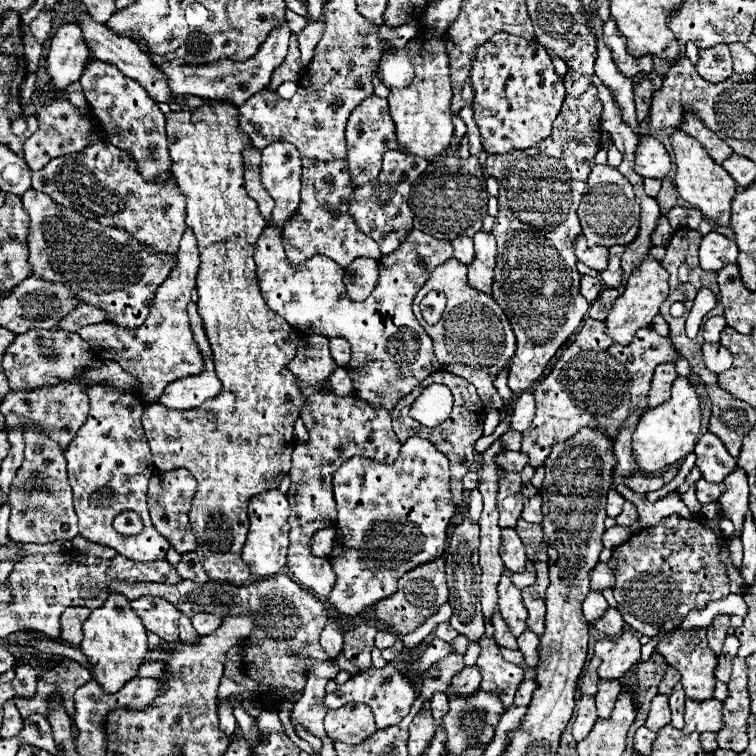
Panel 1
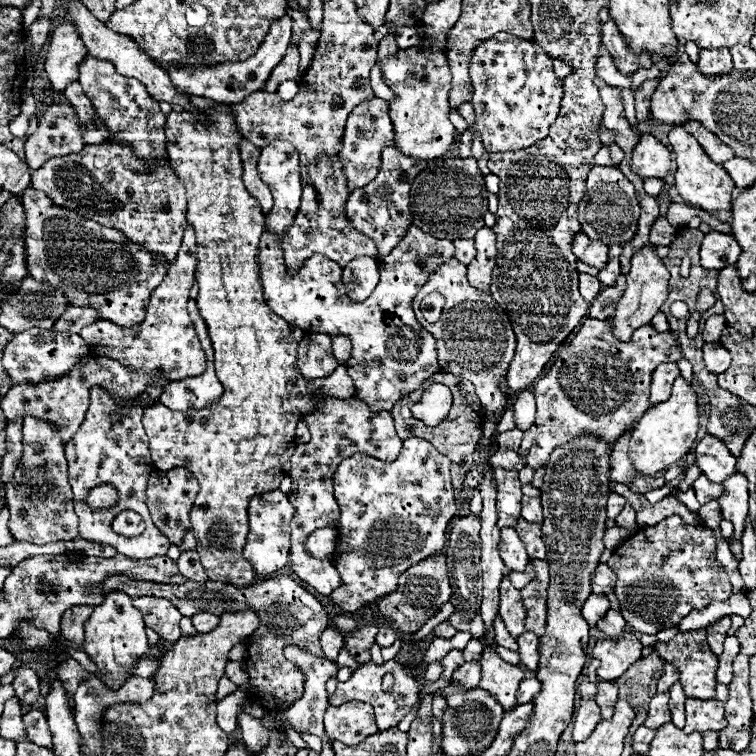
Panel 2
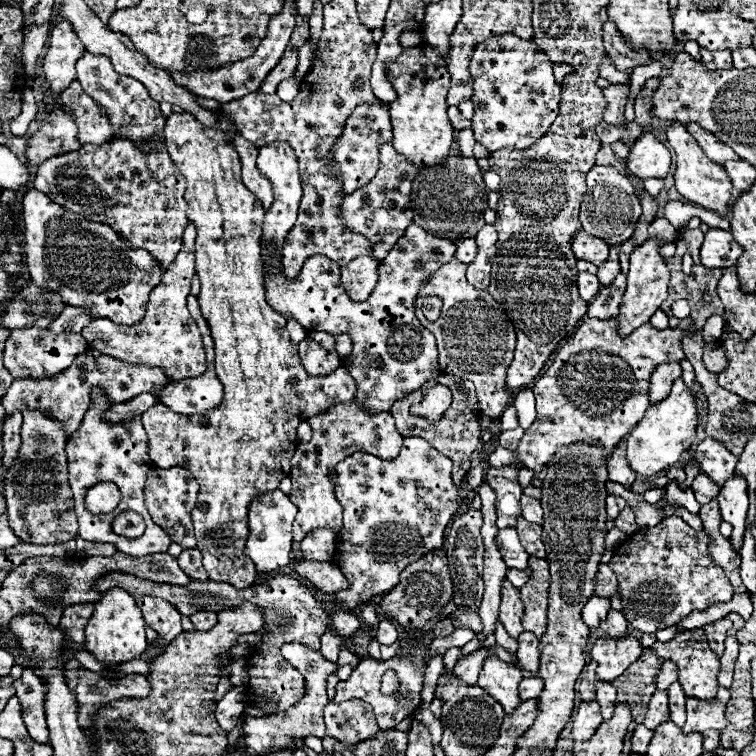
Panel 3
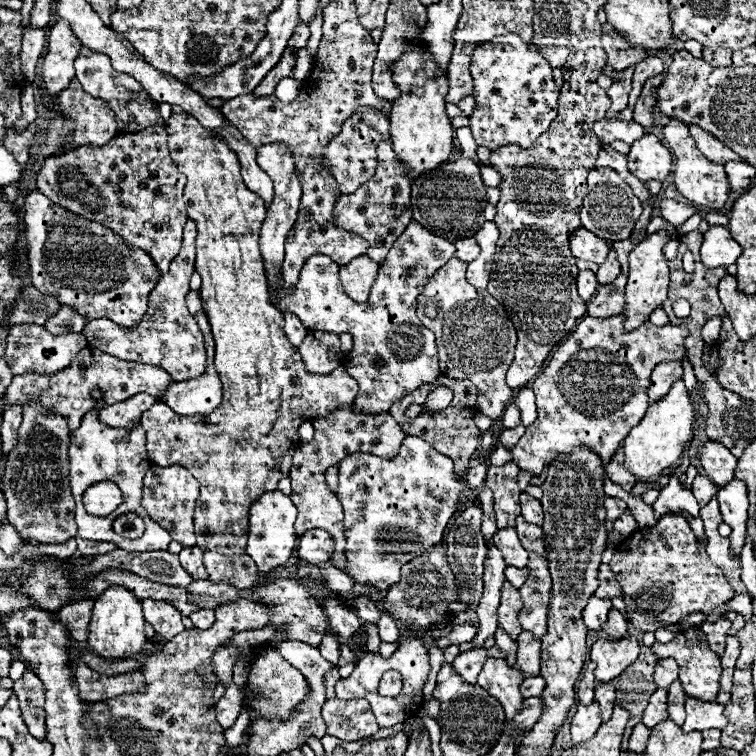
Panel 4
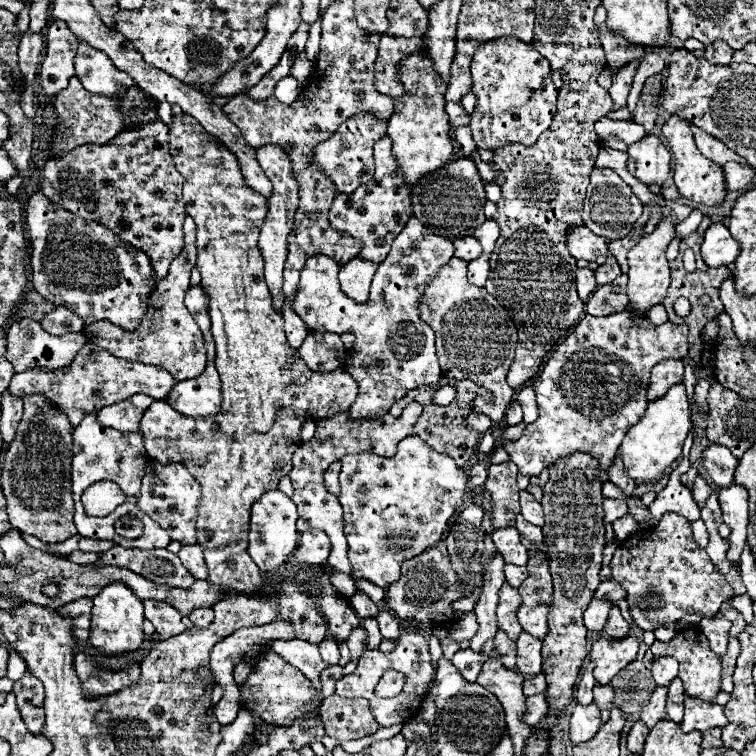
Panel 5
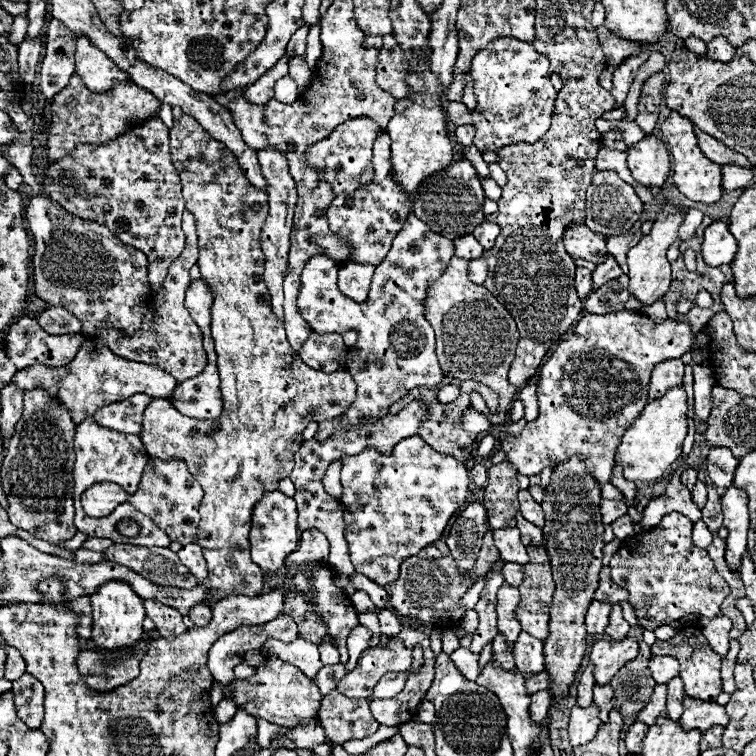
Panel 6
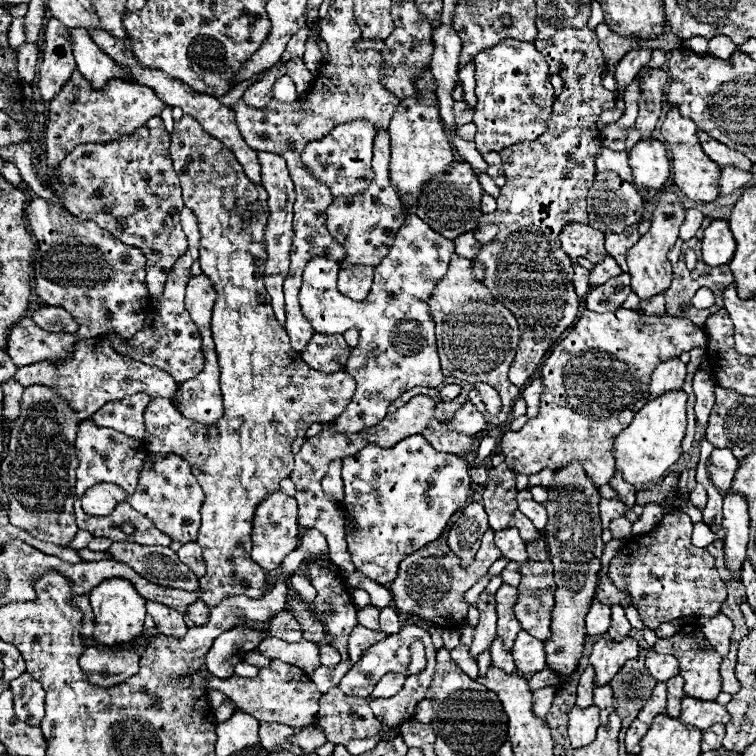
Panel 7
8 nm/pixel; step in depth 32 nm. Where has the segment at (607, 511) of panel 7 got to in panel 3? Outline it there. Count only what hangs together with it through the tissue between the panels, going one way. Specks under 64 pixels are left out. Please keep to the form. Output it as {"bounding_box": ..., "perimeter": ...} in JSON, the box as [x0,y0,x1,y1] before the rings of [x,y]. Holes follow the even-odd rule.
{"bounding_box":[606,496,626,520],"perimeter":[[[608,496],[606,498],[606,510],[608,510],[608,520],[616,520],[616,516],[624,510],[626,500],[620,496]]]}

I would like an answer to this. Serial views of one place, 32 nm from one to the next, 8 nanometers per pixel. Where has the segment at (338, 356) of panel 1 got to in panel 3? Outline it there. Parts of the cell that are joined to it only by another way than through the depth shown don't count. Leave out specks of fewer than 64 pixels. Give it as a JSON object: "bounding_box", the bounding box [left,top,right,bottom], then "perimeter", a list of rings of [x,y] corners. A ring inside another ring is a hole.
{"bounding_box":[336,334,352,360],"perimeter":[[[346,334],[336,336],[336,352],[338,352],[340,360],[346,360],[346,356],[352,352],[352,340]]]}

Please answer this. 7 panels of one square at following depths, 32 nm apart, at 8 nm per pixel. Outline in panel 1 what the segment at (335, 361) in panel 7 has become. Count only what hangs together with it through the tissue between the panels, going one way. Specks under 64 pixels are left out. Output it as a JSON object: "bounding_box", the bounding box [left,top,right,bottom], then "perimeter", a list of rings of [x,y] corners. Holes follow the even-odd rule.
{"bounding_box":[286,336,400,596],"perimeter":[[[302,336],[298,342],[298,352],[292,358],[292,364],[288,366],[290,372],[300,380],[300,392],[304,392],[304,412],[300,412],[300,418],[304,420],[304,426],[310,434],[308,442],[296,444],[292,454],[292,486],[286,492],[286,498],[290,500],[290,548],[288,548],[288,568],[294,574],[296,582],[300,586],[306,586],[308,590],[314,590],[318,596],[328,596],[334,584],[334,572],[328,560],[320,560],[312,556],[312,550],[308,548],[308,540],[316,534],[320,528],[328,528],[336,524],[336,504],[332,498],[332,476],[344,460],[350,460],[352,456],[368,456],[370,460],[380,460],[382,464],[392,464],[400,452],[400,442],[396,440],[396,434],[392,432],[392,420],[390,412],[382,408],[372,408],[368,402],[356,398],[354,394],[342,398],[334,392],[328,392],[324,380],[332,376],[332,372],[338,368],[336,362],[330,356],[328,350],[328,338],[326,336]]]}

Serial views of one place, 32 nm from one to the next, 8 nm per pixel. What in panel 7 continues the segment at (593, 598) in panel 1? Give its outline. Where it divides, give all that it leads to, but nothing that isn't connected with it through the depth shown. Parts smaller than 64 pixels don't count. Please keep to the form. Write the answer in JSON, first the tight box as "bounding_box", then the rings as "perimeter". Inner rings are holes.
{"bounding_box":[586,600,610,636],"perimeter":[[[594,600],[586,614],[586,632],[590,636],[598,636],[604,634],[608,626],[610,626],[610,606]]]}

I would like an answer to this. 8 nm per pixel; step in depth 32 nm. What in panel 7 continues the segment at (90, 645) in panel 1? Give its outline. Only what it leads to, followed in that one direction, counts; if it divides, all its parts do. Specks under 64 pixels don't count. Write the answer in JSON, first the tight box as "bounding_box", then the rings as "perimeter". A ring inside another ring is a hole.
{"bounding_box":[90,578,146,646],"perimeter":[[[110,578],[98,584],[90,592],[90,604],[94,610],[94,640],[100,646],[120,646],[130,644],[142,634],[142,624],[146,616],[146,600],[134,590],[134,586],[128,580],[122,578]]]}

